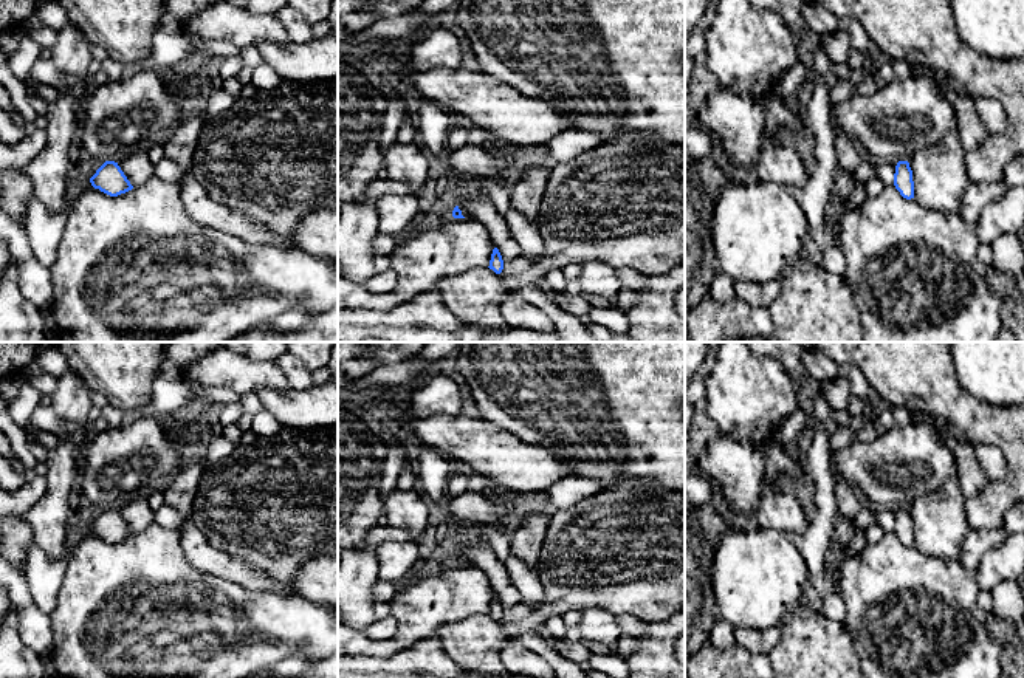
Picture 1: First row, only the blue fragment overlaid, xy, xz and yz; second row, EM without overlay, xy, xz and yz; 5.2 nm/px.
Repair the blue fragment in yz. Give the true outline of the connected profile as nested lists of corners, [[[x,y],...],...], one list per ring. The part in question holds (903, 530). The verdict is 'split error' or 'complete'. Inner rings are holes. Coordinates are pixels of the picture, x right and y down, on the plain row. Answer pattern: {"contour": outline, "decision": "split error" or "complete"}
{"contour": [[[899,508],[894,520],[894,532],[906,546],[914,545],[912,517],[908,508]]], "decision": "complete"}

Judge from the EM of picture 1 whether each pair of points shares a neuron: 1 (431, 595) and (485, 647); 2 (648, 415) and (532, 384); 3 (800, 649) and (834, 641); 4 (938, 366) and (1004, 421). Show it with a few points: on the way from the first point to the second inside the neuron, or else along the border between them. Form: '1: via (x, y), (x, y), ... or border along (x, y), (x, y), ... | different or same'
1: border along (487, 613), (473, 613), (436, 630) | different
2: via (618, 387), (561, 384) | same
3: via (807, 649), (826, 647) | same
4: via (945, 386), (984, 421) | same

